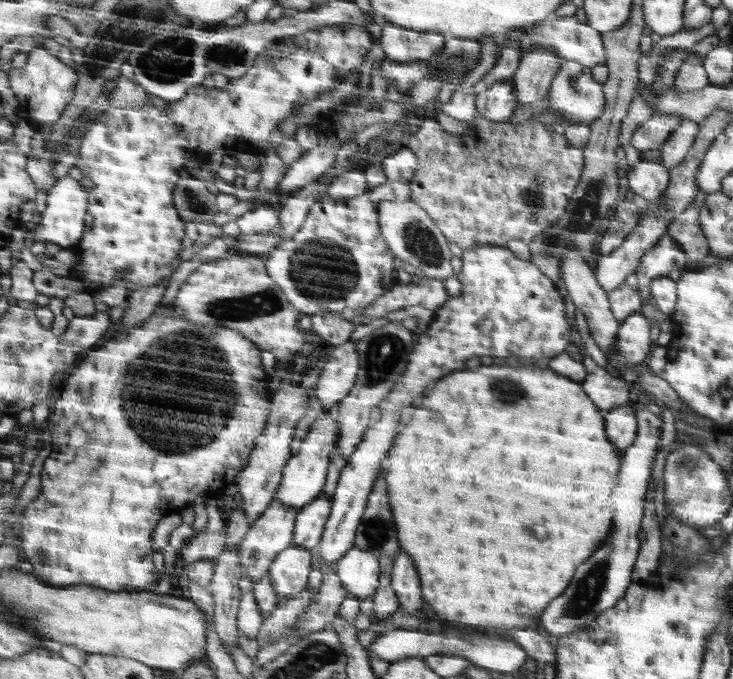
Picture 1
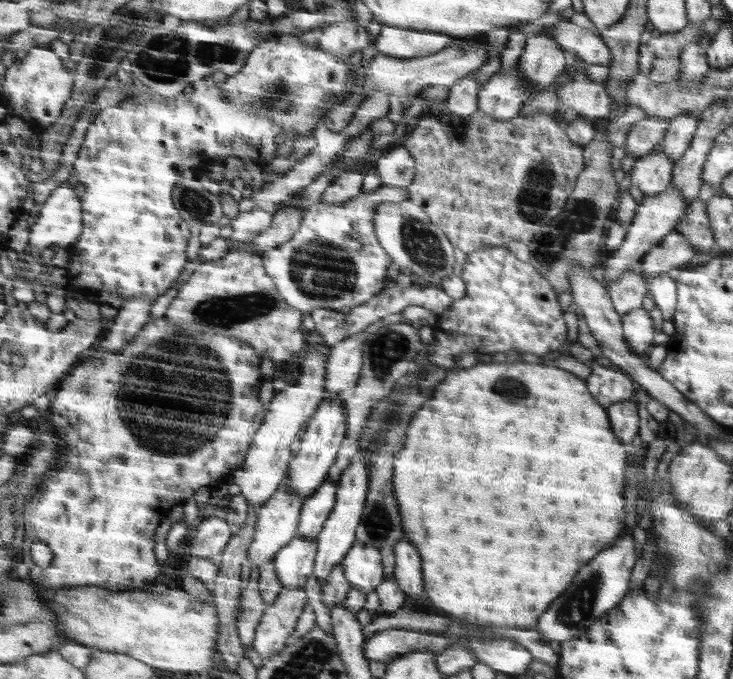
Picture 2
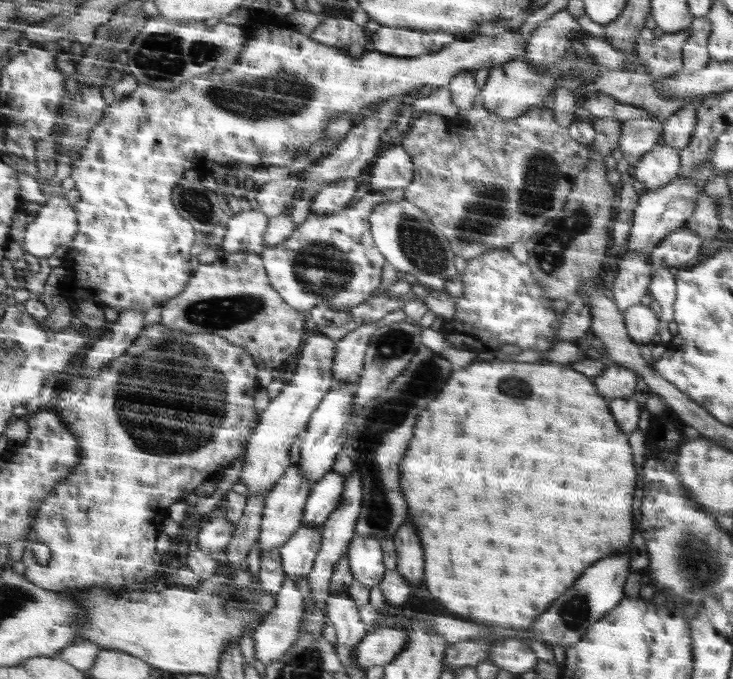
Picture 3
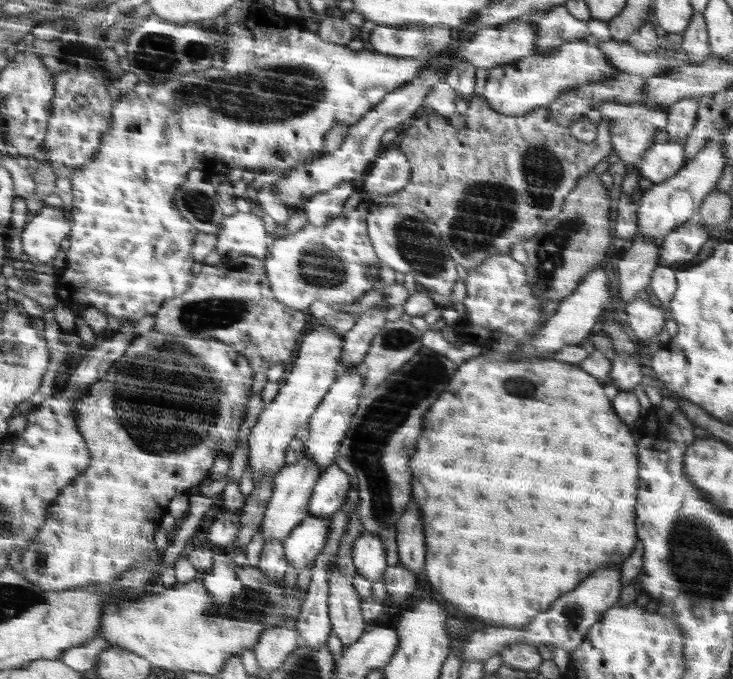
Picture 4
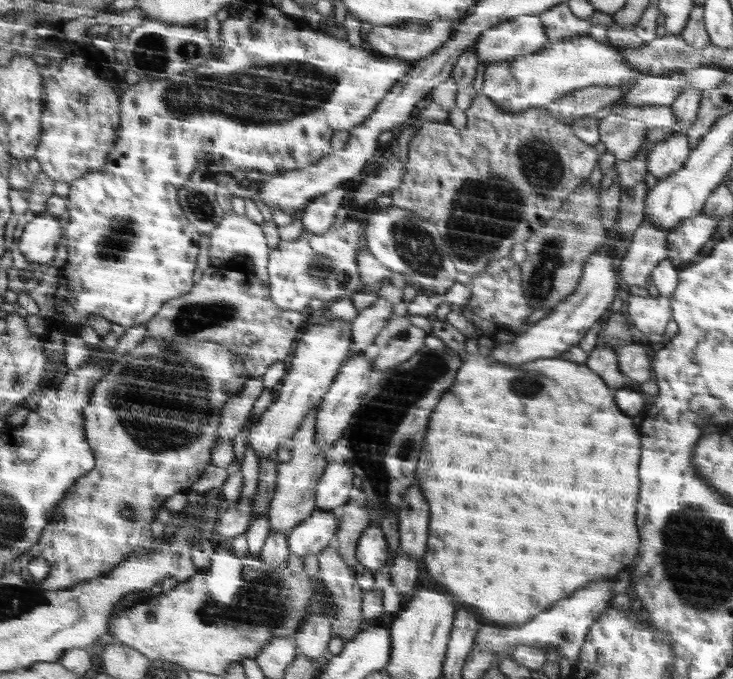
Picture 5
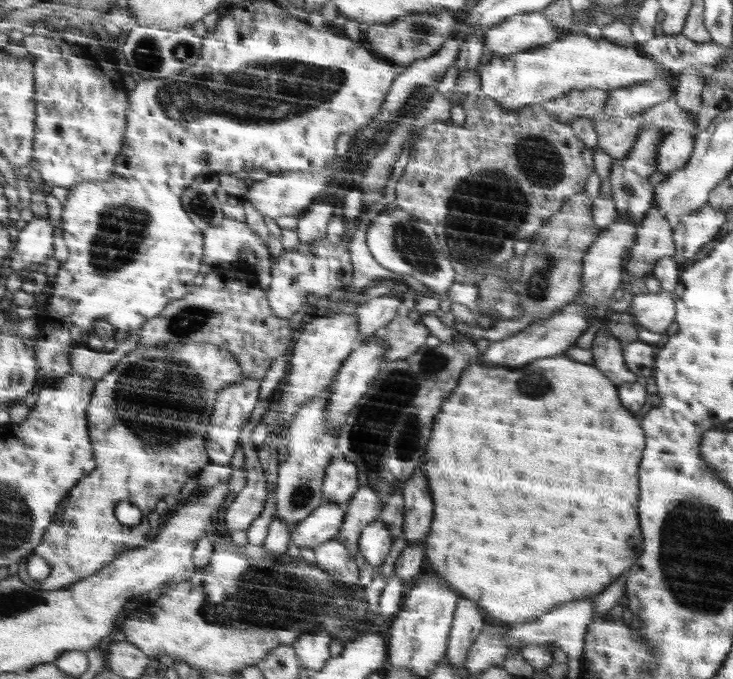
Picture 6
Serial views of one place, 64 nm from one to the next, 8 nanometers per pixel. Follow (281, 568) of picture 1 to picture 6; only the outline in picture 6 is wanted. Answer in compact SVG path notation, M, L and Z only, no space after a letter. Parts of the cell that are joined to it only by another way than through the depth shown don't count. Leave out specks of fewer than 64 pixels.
M321 504L305 520L298 523L294 532L290 533L290 541L298 548L308 546L314 550L316 545L337 536L345 522L345 510L345 504Z

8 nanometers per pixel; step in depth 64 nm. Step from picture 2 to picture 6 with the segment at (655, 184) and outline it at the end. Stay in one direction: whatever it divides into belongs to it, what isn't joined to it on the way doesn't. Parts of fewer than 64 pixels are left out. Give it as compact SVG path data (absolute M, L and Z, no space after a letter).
M682 129L670 131L658 146L656 171L670 174L680 170L688 162L694 142L691 132Z

